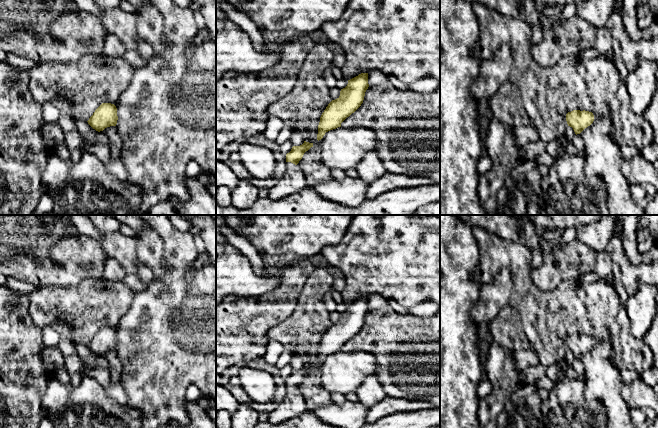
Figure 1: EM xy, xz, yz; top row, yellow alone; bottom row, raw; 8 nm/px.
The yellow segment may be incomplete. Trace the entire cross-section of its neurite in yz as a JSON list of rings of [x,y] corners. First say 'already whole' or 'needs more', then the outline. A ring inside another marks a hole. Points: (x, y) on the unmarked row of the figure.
already whole; [[[573,334],[566,338],[566,345],[568,350],[572,351],[577,359],[593,347],[594,339],[592,336],[585,334]]]

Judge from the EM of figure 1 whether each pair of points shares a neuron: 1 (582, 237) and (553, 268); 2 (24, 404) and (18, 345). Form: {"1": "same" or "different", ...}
{"1": "different", "2": "same"}

